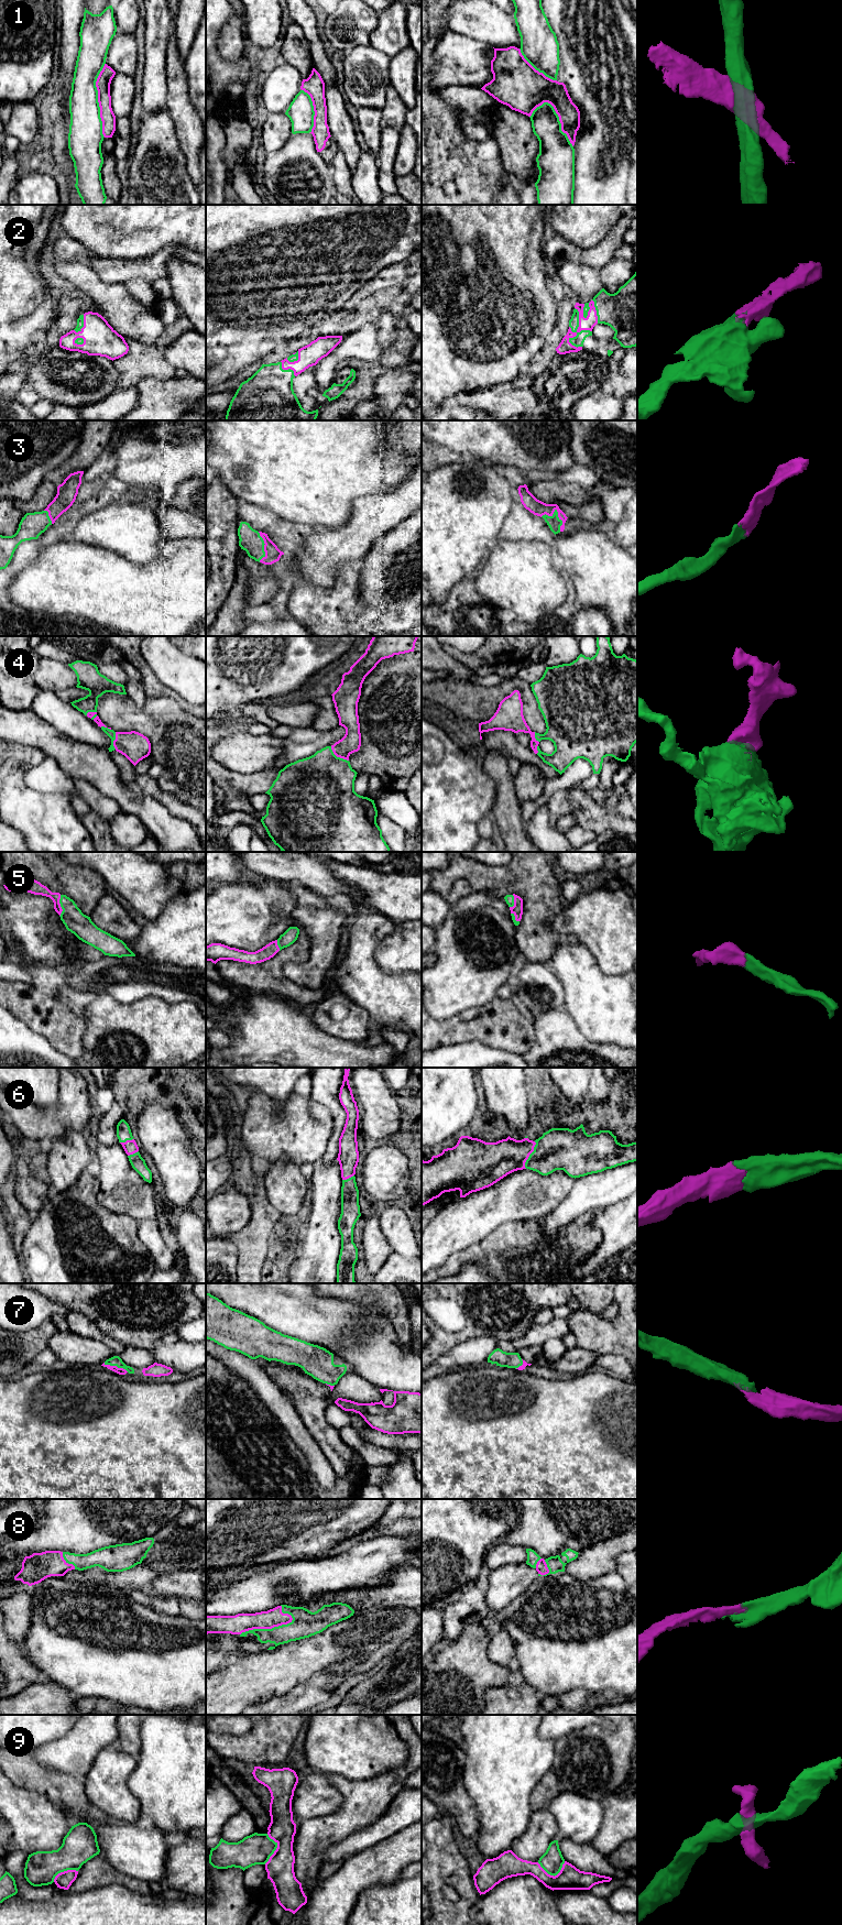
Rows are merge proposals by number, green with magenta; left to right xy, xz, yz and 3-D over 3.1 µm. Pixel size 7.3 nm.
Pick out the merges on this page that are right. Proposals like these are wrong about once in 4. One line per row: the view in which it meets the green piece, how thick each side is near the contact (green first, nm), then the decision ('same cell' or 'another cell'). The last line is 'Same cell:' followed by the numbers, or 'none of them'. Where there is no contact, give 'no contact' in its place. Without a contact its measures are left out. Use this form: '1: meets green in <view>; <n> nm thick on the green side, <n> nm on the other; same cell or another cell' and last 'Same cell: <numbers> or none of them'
1: meets green in xy; 240 nm thick on the green side, 110 nm on the other; another cell
2: meets green in yz; 80 nm thick on the green side, 100 nm on the other; same cell
3: meets green in yz; 90 nm thick on the green side, 110 nm on the other; same cell
4: meets green in xz; 480 nm thick on the green side, 140 nm on the other; same cell
5: meets green in xy; 160 nm thick on the green side, 100 nm on the other; same cell
6: meets green in yz; 300 nm thick on the green side, 260 nm on the other; same cell
7: meets green in xy; 80 nm thick on the green side, 50 nm on the other; same cell
8: meets green in xz; 160 nm thick on the green side, 140 nm on the other; same cell
9: meets green in yz; 170 nm thick on the green side, 170 nm on the other; another cell
Same cell: 2, 3, 4, 5, 6, 7, 8

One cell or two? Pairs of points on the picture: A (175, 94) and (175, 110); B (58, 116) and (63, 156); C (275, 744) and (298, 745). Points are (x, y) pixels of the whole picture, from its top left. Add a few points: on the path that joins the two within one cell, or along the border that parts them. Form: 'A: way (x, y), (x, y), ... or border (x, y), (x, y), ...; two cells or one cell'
A: way (175, 98), (175, 106); one cell
B: way (61, 126), (61, 146); one cell
C: border (284, 739), (282, 752), (275, 759), (273, 768); two cells

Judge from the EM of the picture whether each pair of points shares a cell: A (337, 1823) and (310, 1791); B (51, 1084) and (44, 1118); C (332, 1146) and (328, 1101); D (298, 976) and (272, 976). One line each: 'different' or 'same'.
A: different
B: different
C: same
D: different

